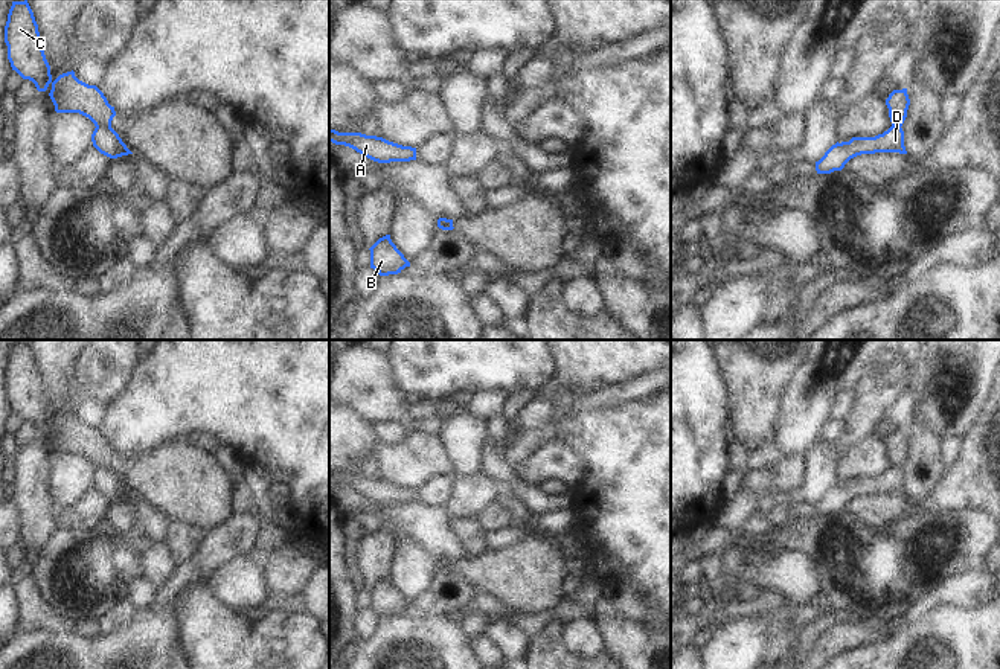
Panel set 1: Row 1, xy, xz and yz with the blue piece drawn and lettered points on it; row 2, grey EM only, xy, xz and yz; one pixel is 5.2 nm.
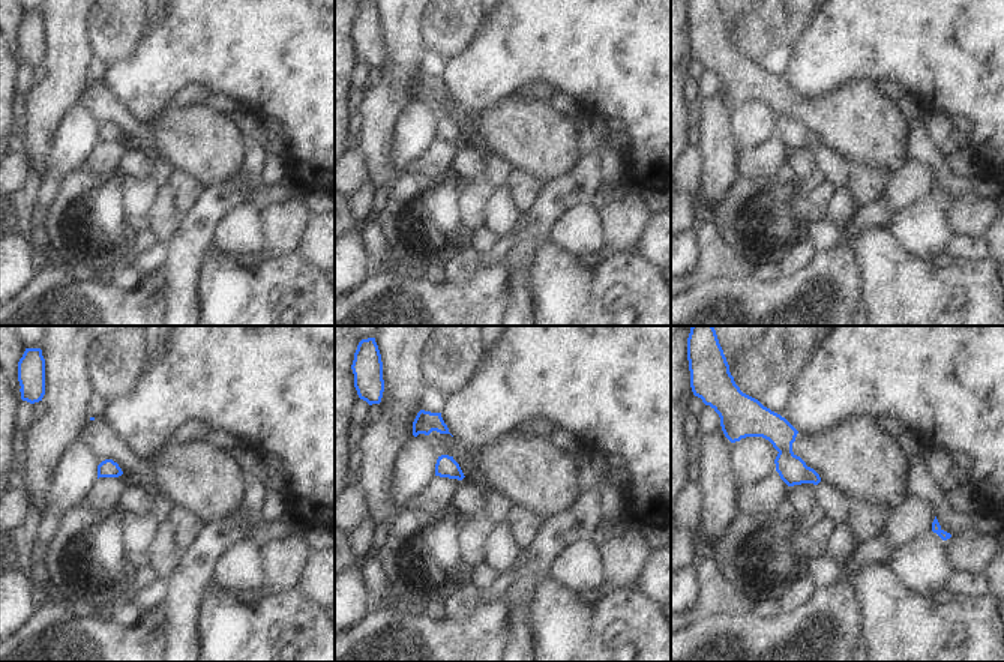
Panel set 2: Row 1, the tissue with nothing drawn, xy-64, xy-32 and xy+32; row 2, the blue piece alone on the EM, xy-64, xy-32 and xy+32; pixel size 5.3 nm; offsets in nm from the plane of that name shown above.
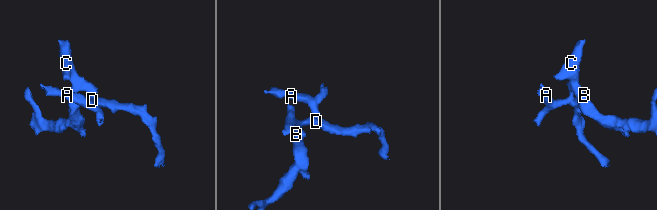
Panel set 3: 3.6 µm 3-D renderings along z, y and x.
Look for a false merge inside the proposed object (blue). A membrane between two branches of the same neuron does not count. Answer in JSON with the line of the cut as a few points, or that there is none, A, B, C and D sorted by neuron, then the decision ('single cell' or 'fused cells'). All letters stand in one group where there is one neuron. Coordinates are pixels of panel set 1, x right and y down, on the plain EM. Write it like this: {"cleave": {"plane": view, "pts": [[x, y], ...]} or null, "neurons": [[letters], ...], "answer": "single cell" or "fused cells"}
{"cleave": {"plane": "xy", "pts": [[96, 467], [110, 470]]}, "neurons": [["A", "D"], ["B", "C"]], "answer": "fused cells"}

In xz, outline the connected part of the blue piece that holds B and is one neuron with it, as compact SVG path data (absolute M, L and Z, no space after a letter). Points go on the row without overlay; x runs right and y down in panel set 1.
M390 576L380 579L370 590L370 610L377 611L380 617L398 616L410 603L392 584Z

